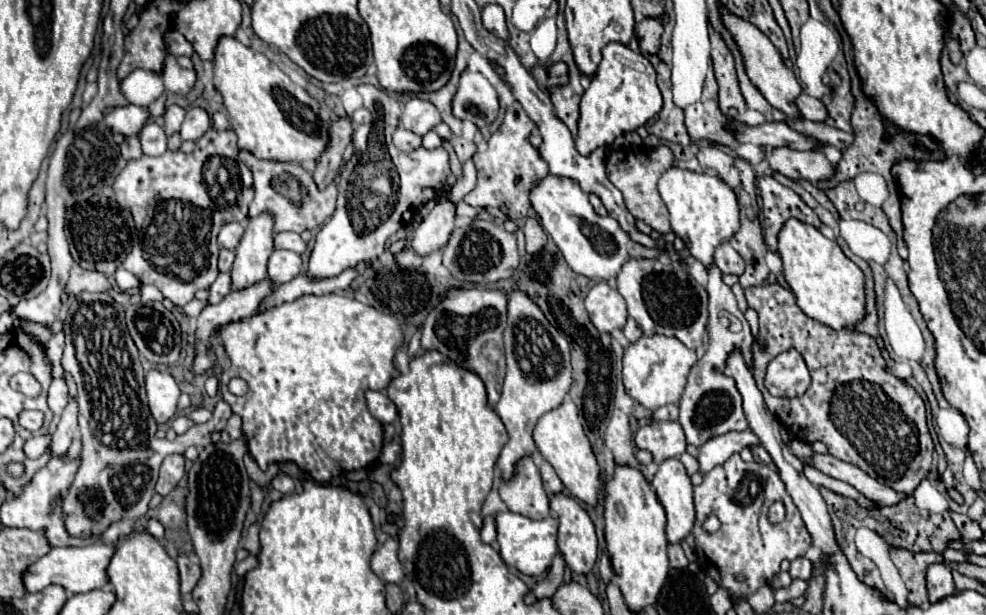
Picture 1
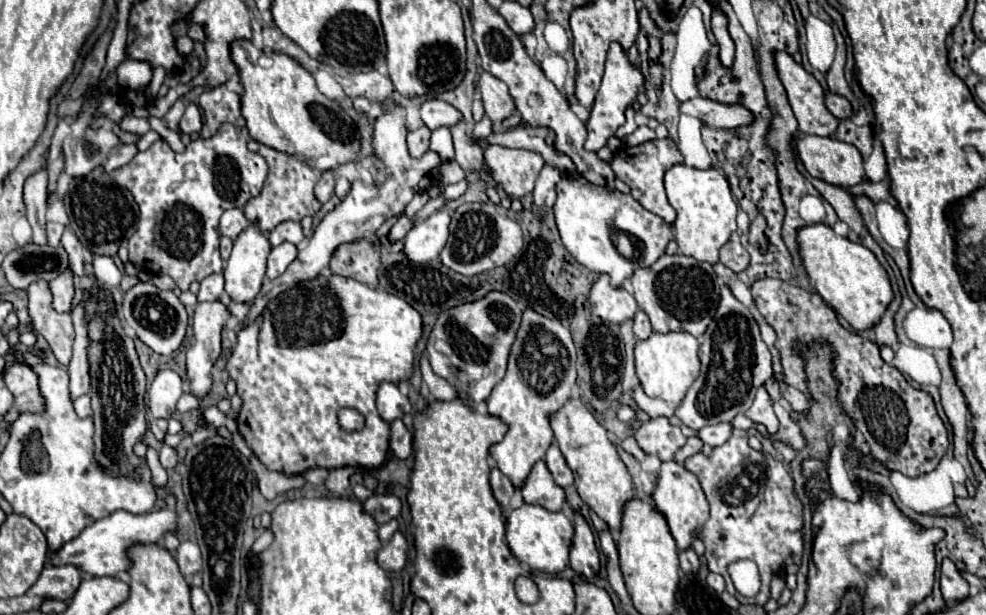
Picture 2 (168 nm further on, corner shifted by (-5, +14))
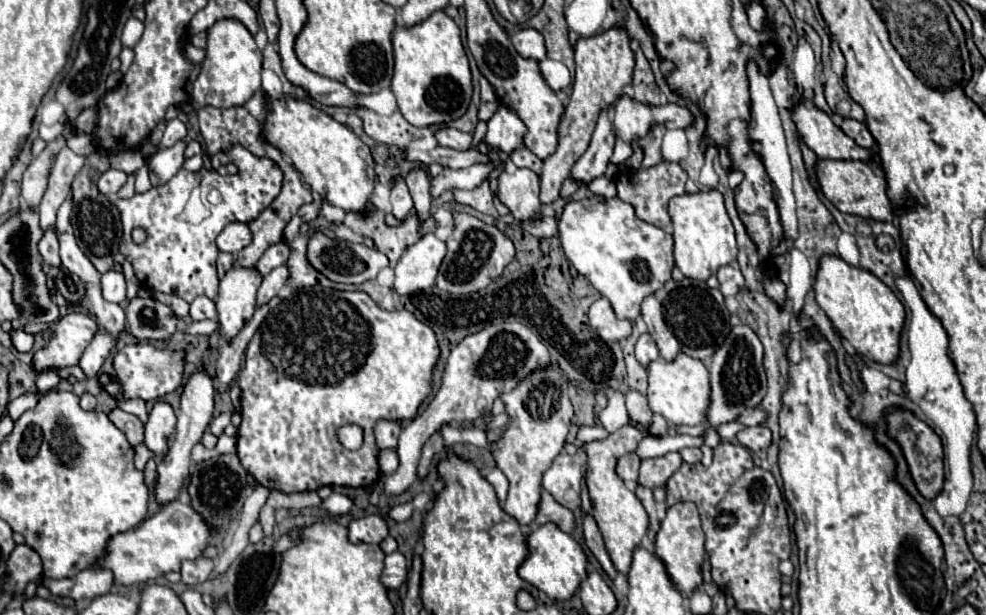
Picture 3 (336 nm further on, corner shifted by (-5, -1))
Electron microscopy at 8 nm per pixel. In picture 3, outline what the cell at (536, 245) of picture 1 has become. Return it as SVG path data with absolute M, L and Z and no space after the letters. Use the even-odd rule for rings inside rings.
M609 29L595 37L581 37L575 45L575 63L577 69L573 79L573 93L557 127L557 149L547 159L543 159L543 173L541 173L543 203L553 203L555 199L559 199L559 189L563 181L569 177L571 165L589 147L599 113L611 109L615 101L621 97L621 89L631 83L635 57L629 47L629 35L625 35L625 31Z

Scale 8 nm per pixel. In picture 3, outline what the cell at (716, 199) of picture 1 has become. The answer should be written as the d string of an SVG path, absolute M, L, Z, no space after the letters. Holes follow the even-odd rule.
M709 189L709 191L699 191L699 193L685 193L679 197L673 197L669 201L669 217L673 223L673 239L674 239L674 262L675 266L681 269L681 273L689 279L699 279L699 281L707 281L711 275L717 273L719 267L729 265L735 261L737 257L737 245L735 245L735 229L731 225L731 219L725 211L723 205L723 195L717 189Z

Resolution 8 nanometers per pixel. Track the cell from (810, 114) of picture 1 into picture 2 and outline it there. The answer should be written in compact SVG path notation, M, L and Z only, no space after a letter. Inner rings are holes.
M827 92L823 100L825 100L827 110L829 110L835 118L849 118L849 116L851 116L851 104L847 102L847 98L843 98L843 96L839 96L839 94L833 94L833 92Z

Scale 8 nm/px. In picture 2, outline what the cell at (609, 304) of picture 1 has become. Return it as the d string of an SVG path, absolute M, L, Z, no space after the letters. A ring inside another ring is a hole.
M601 274L591 288L591 308L603 322L621 324L631 320L637 312L637 302L625 288L615 288L607 274Z

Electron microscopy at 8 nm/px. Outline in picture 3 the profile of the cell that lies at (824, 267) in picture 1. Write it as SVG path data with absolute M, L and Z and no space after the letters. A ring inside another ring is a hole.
M825 255L821 259L817 279L815 279L815 297L819 307L833 321L835 329L855 347L855 351L875 363L889 365L899 357L899 337L905 323L905 309L895 293L875 275L859 267L849 267L843 259Z

